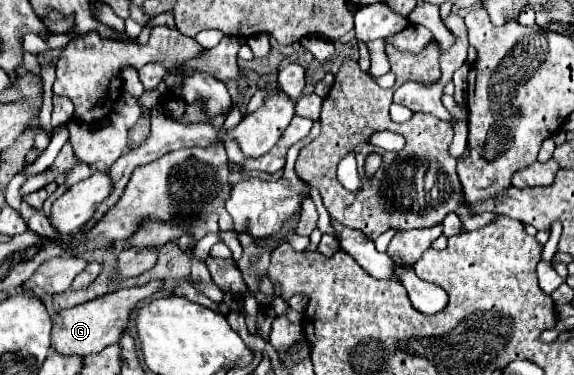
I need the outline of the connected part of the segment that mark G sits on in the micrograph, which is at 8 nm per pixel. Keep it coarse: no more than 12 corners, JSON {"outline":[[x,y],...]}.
{"outline":[[160,281],[106,293],[52,317],[52,349],[98,353]]}

